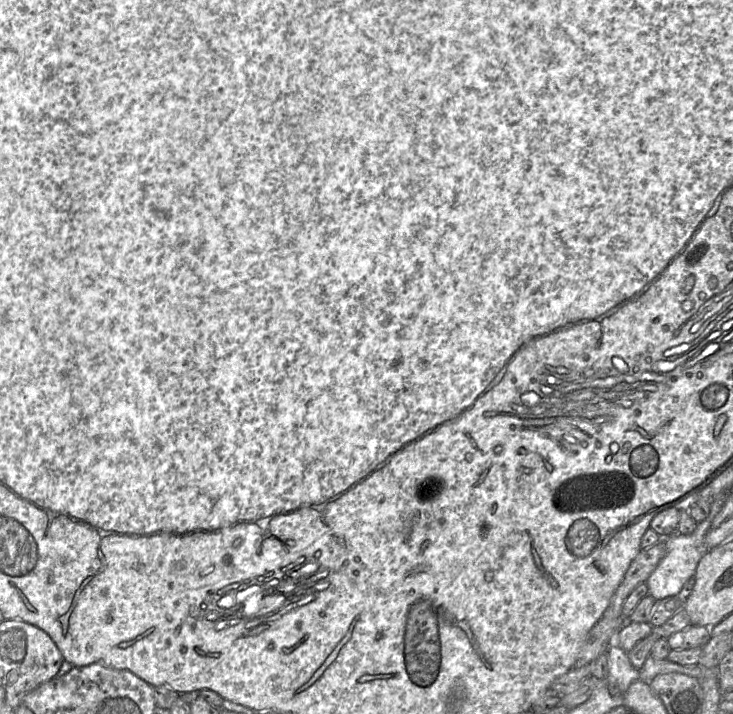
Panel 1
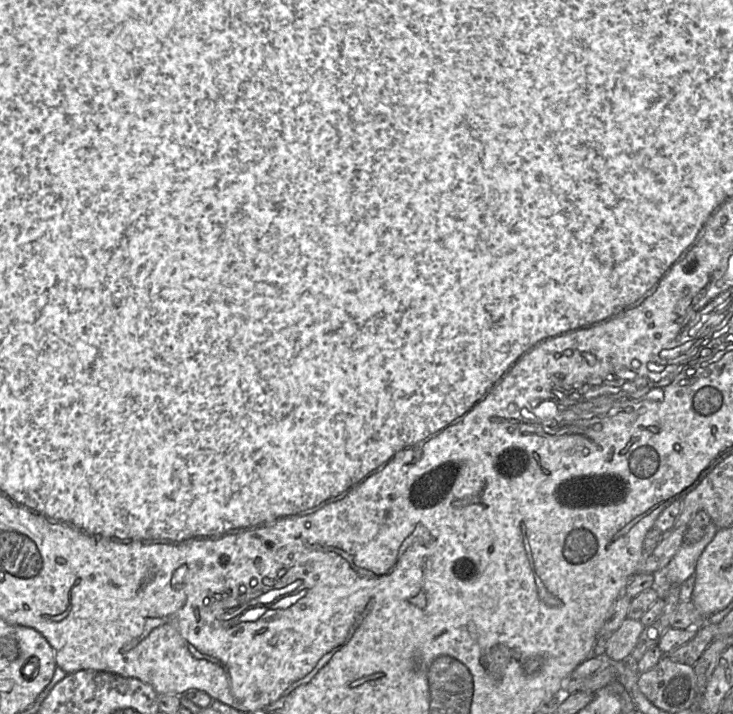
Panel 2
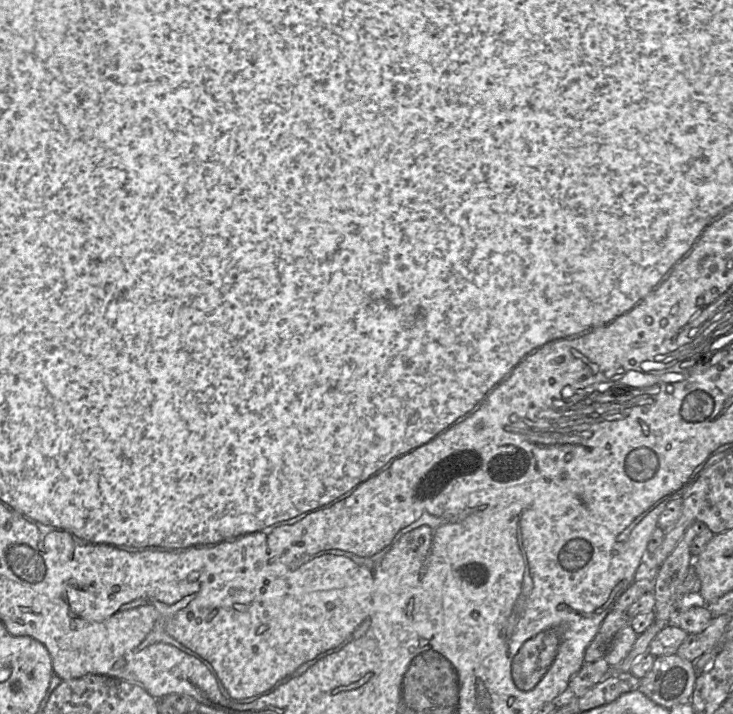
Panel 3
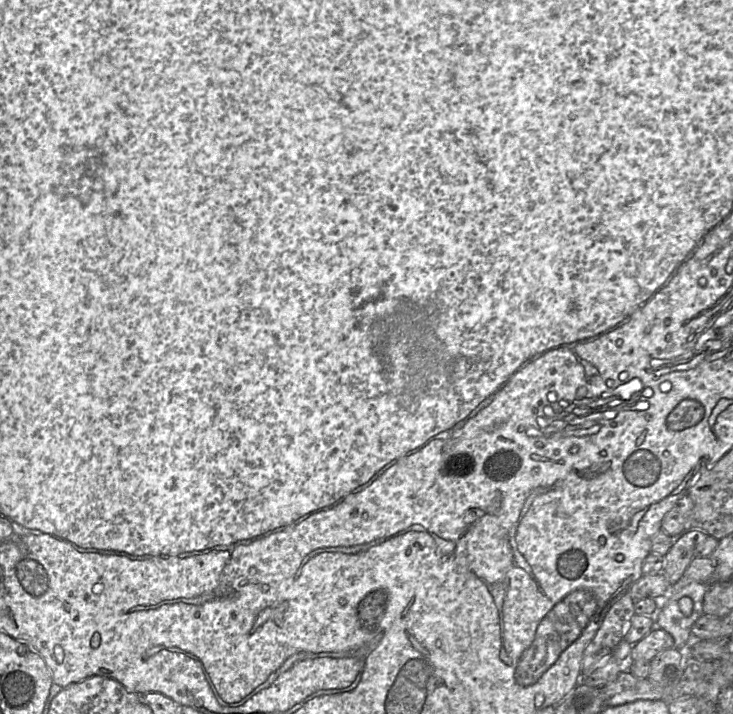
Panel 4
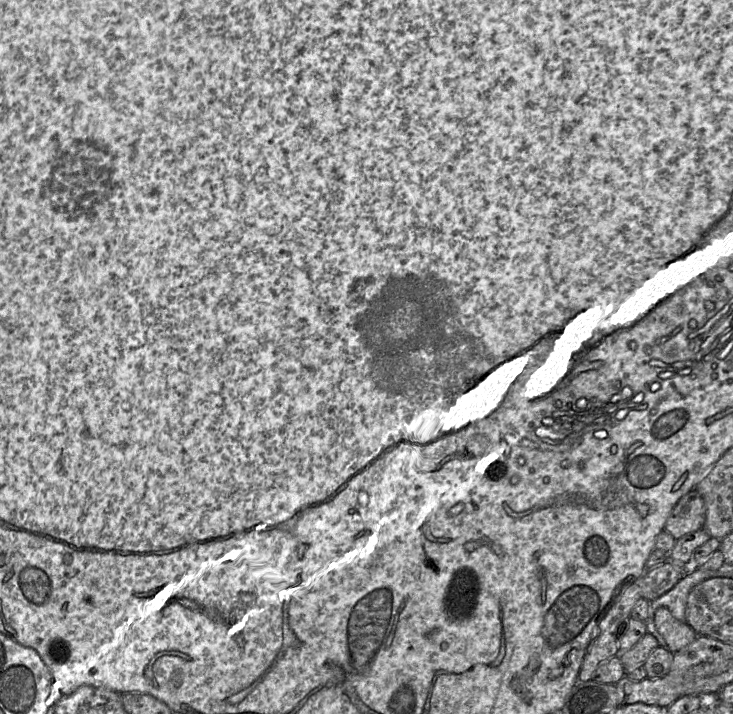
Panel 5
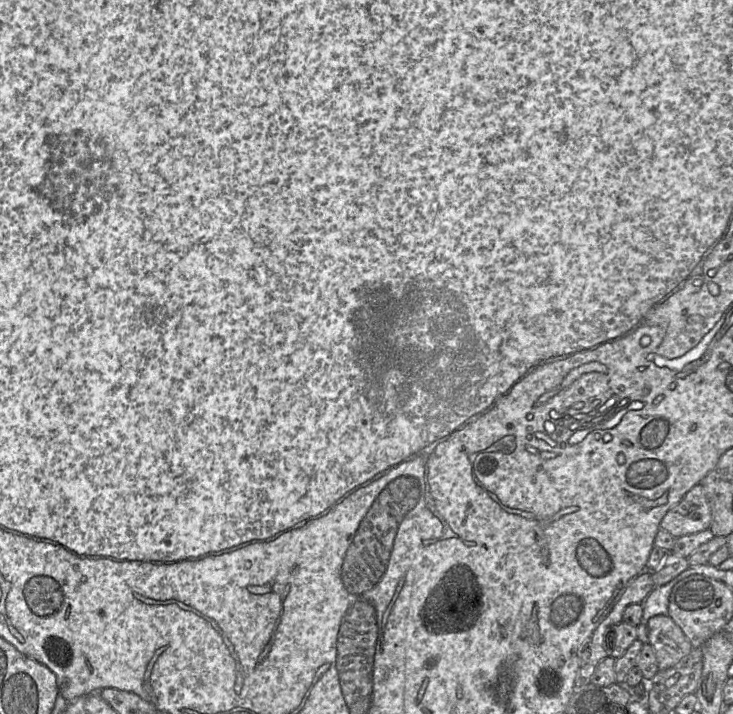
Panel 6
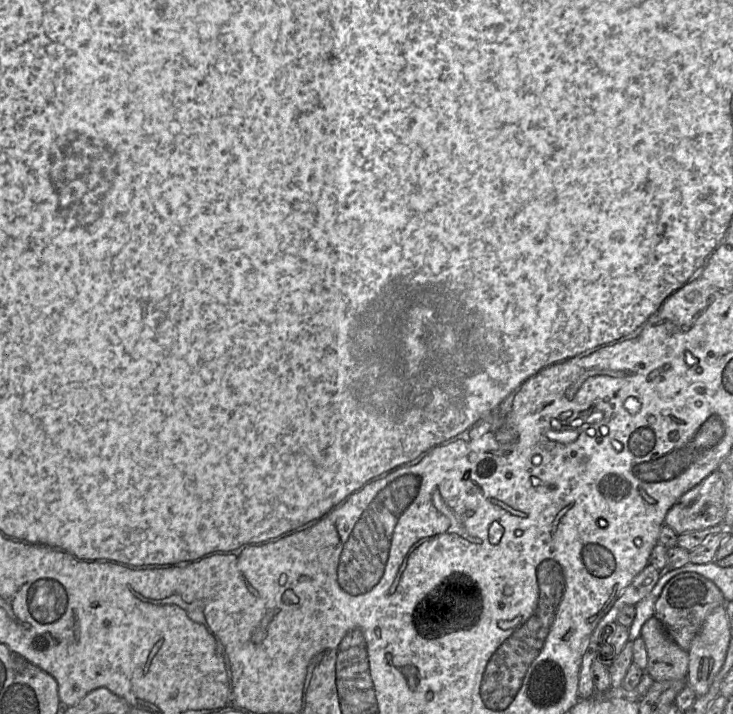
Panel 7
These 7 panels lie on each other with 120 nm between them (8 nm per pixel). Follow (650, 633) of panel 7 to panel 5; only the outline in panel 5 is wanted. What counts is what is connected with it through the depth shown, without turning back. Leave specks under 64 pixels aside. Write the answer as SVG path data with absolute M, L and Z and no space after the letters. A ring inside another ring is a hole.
M666 607L654 611L654 623L665 641L665 647L673 654L691 644L698 636L686 622L676 619Z

